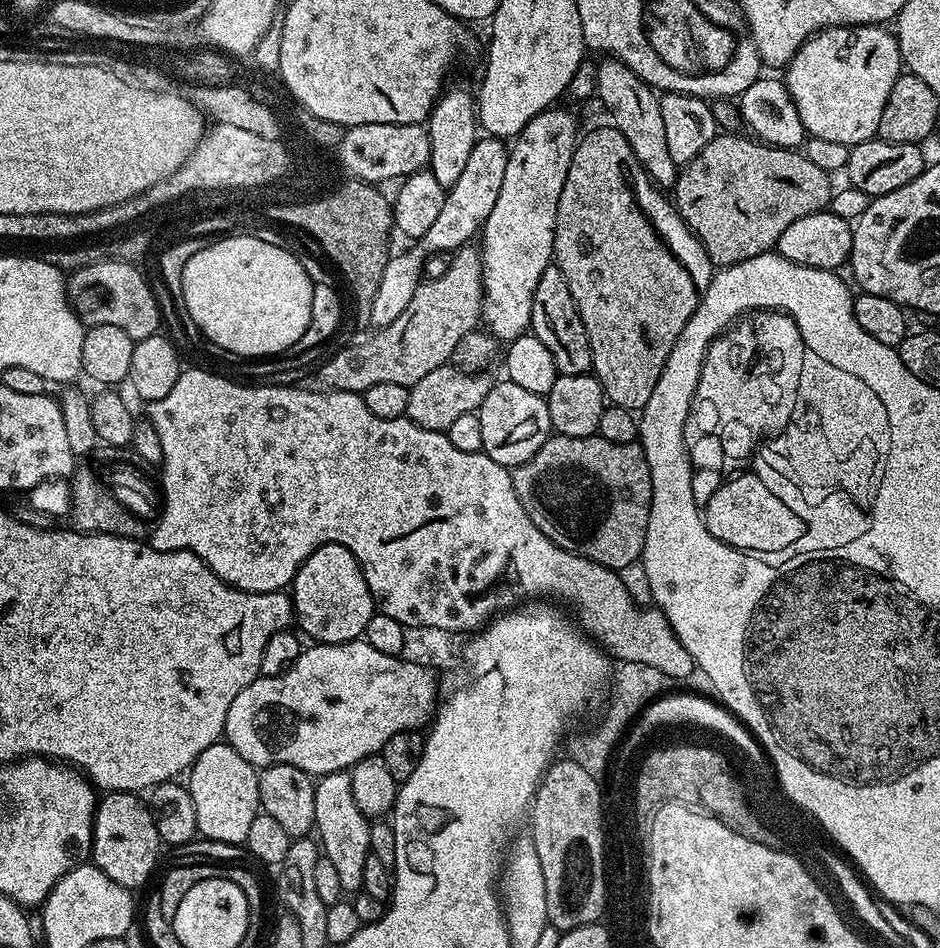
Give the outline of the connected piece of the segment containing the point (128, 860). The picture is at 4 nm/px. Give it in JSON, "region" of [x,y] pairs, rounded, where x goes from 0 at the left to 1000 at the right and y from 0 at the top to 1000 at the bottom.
{"region":[[[117,835],[105,841],[102,850],[102,862],[98,864],[98,902],[97,910],[113,922],[121,930],[126,930],[132,937],[146,939],[162,924],[166,916],[166,906],[170,903],[172,891],[170,881],[164,871],[162,853],[156,847],[149,845],[150,841],[144,835]]]}

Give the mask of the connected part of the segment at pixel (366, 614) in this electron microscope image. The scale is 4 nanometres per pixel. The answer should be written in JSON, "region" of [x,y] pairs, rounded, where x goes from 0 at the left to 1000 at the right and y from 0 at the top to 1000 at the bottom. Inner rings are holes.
{"region":[[[347,573],[323,591],[309,617],[309,628],[316,661],[318,658],[324,672],[328,670],[331,676],[341,679],[367,679],[368,676],[382,674],[393,659],[394,652],[400,647],[400,636],[394,627],[387,602],[377,584],[362,573]]]}

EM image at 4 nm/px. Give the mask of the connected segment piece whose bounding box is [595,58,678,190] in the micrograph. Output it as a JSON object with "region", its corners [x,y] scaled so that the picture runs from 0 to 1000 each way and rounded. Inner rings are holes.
{"region":[[[643,61],[634,68],[633,100],[643,109],[645,117],[651,121],[650,130],[670,150],[670,158],[679,167],[679,171],[689,181],[695,194],[711,200],[718,195],[721,175],[717,167],[713,167],[713,157],[709,155],[709,133],[704,129],[702,101],[670,70],[666,70],[654,61]]]}

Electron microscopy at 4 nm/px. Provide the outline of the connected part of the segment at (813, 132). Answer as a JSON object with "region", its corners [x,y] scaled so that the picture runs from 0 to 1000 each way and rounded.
{"region":[[[934,25],[878,30],[859,42],[845,57],[836,70],[836,88],[861,145],[880,146],[882,150],[896,150],[905,154],[932,143],[938,129],[938,116],[943,116],[943,103],[947,103],[951,86],[960,79],[957,49],[952,37],[943,31]]]}

